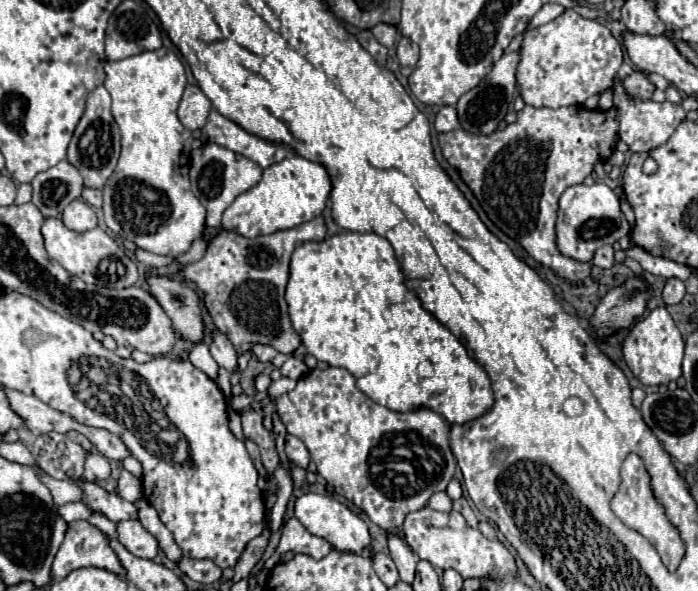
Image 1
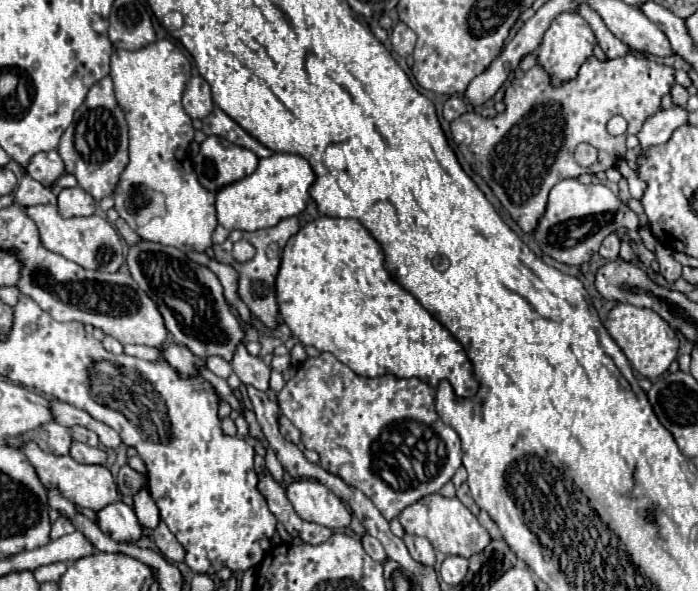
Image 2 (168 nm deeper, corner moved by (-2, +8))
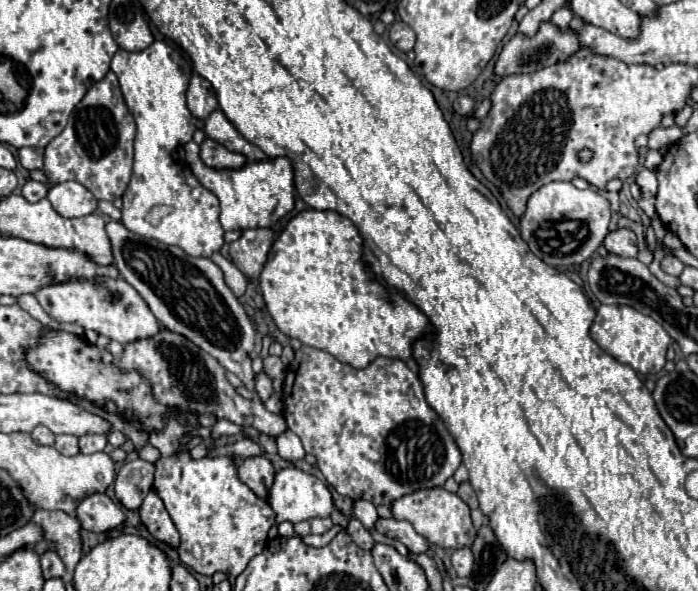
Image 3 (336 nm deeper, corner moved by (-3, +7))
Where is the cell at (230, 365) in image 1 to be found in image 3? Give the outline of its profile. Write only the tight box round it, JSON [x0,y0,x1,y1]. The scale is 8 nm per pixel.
[255,373,273,401]

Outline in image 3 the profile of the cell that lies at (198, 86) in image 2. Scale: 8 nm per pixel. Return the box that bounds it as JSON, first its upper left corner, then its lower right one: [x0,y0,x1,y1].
[187,75,219,119]

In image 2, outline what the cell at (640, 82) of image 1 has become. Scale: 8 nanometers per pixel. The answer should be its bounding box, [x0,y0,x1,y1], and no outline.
[450,54,674,234]

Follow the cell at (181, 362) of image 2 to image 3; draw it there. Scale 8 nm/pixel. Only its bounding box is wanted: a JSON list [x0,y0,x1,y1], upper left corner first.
[113,327,287,437]

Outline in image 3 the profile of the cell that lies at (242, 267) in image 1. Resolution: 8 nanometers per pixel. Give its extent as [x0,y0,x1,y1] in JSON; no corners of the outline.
[231,229,275,279]

